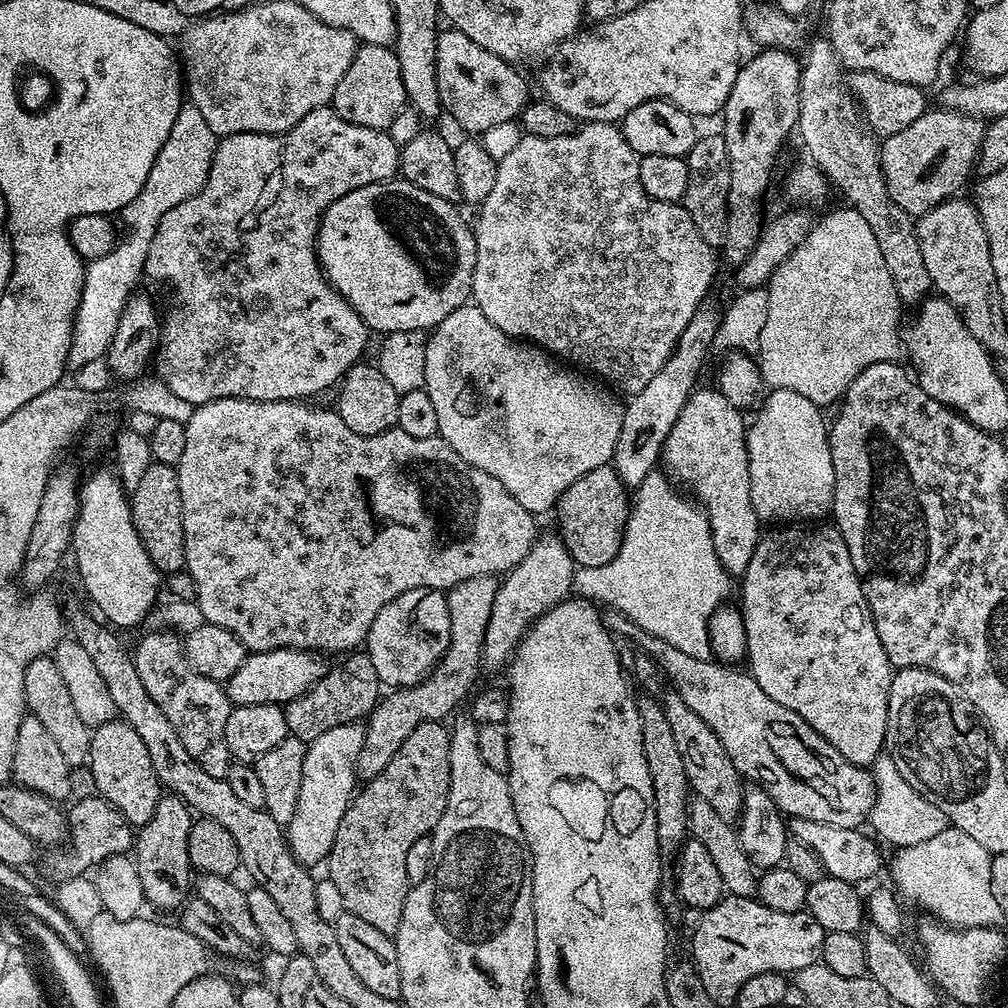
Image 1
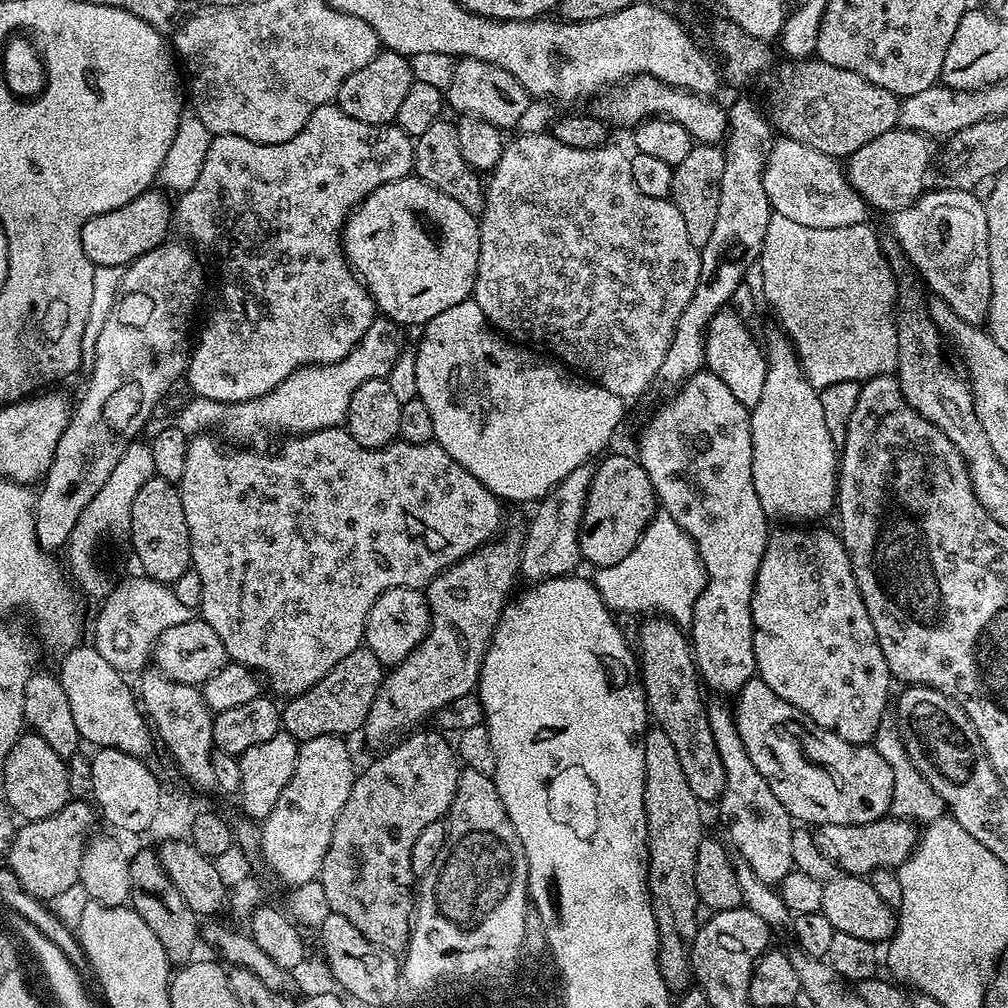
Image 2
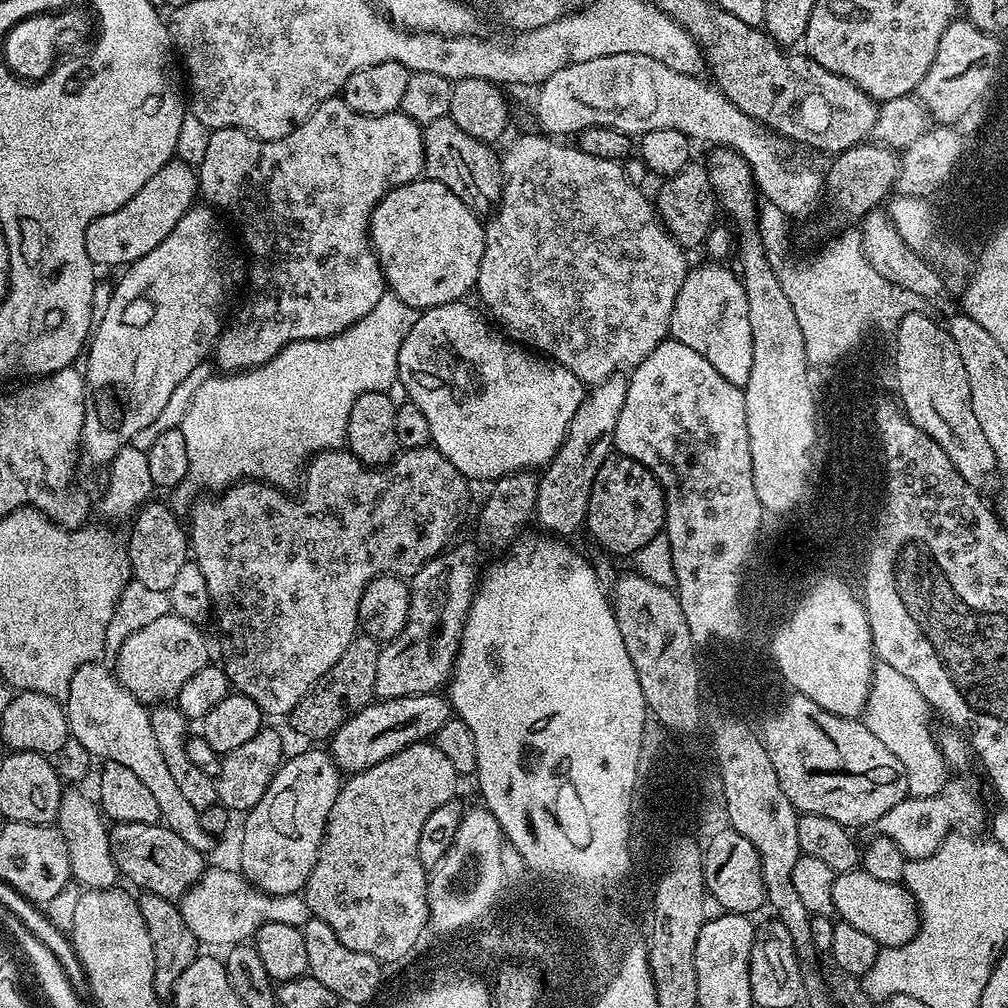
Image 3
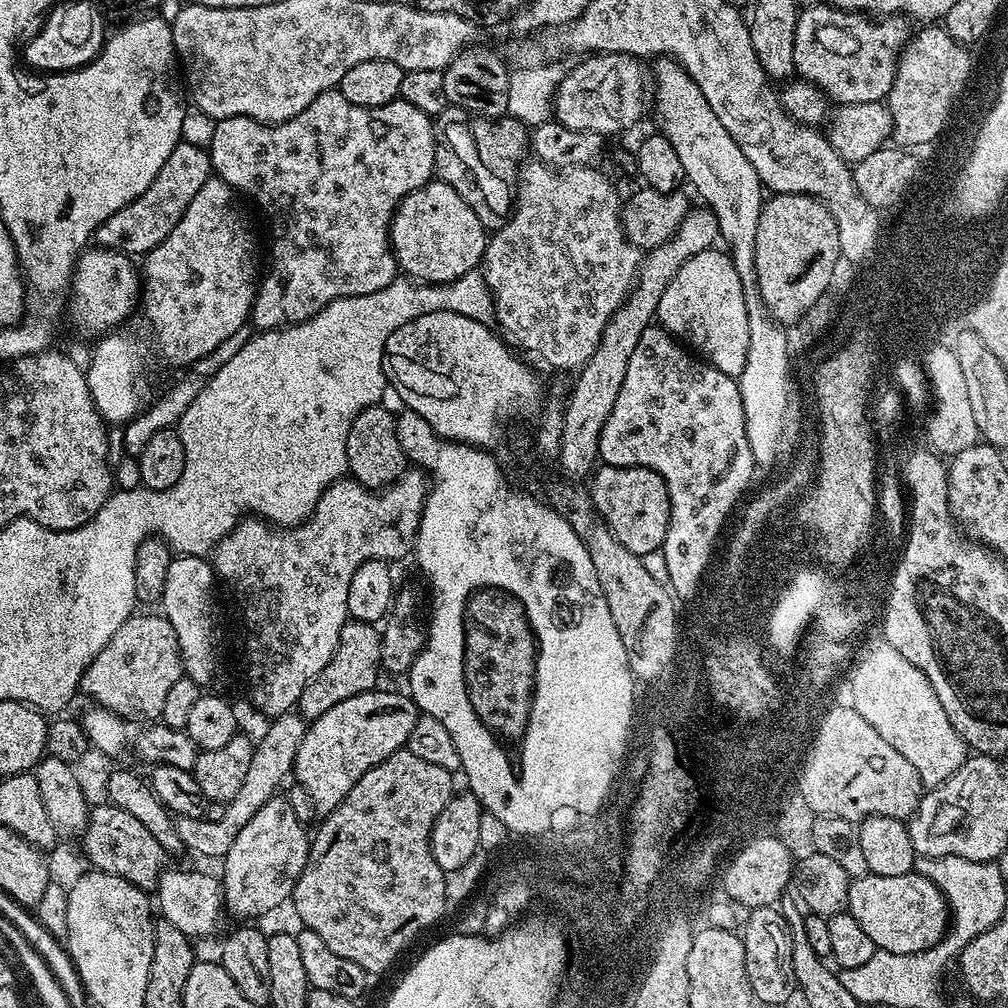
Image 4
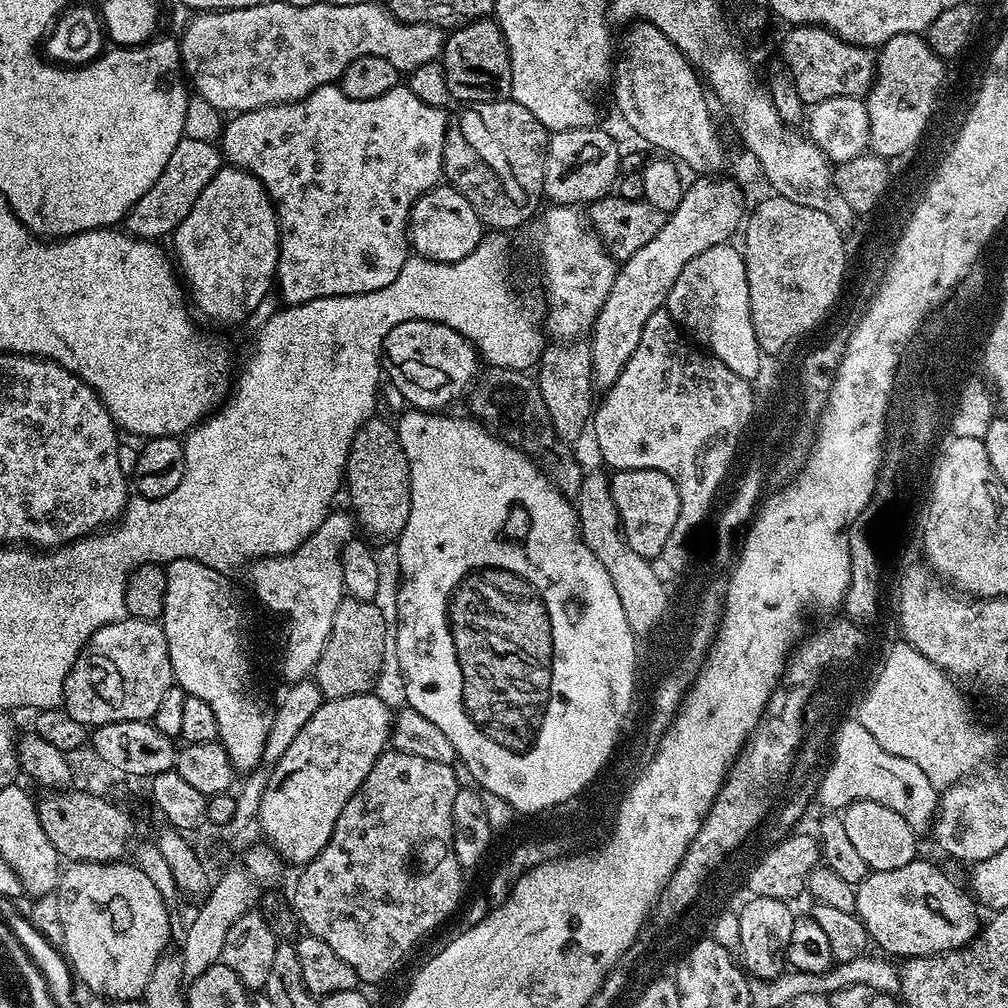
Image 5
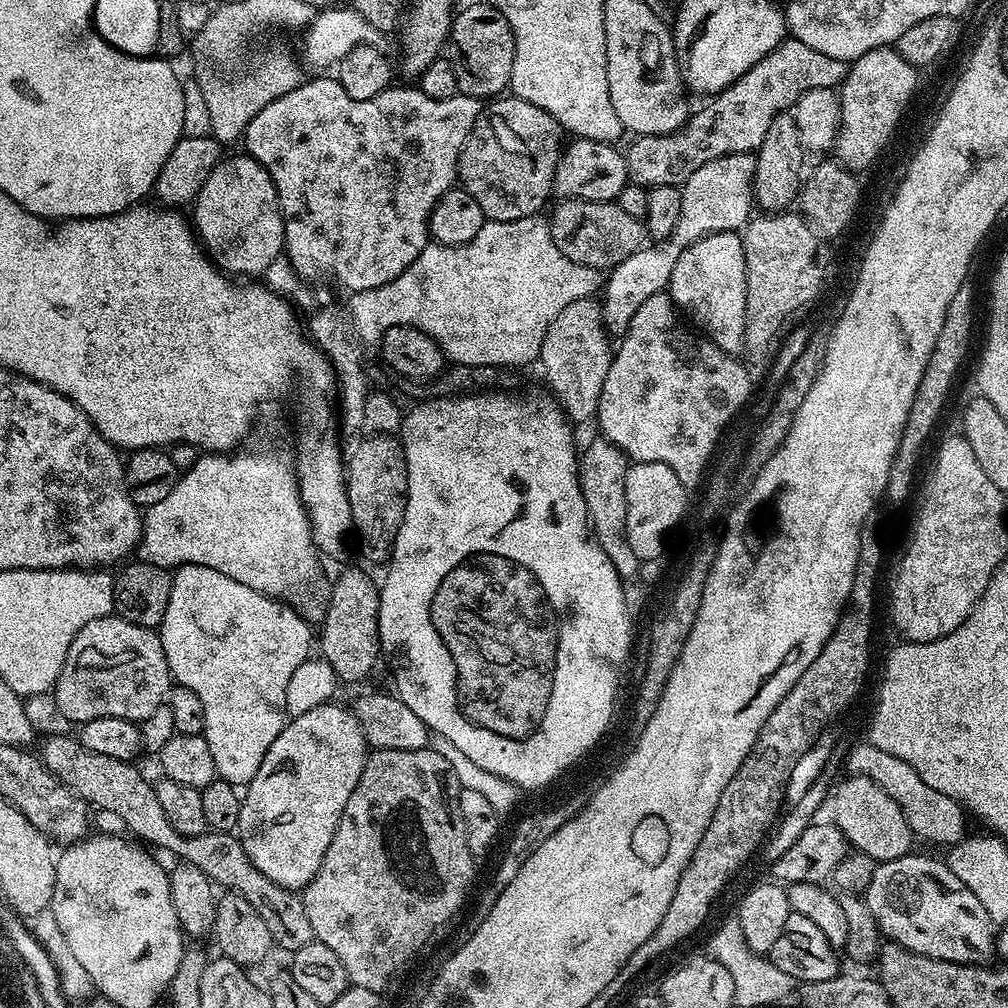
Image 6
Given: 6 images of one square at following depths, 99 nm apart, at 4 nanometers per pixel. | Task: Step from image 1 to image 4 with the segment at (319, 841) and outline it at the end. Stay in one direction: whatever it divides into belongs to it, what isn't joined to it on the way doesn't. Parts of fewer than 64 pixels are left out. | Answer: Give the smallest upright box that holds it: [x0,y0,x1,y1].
[222,798,310,916]

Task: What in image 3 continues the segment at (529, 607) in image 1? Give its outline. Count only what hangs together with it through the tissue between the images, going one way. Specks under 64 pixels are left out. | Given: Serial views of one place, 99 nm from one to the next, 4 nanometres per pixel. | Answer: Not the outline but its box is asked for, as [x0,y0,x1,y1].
[534,374,627,538]

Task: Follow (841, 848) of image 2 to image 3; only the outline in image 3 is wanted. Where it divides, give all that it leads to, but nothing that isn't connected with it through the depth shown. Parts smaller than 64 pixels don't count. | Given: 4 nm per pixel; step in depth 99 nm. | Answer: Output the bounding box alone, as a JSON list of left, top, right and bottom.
[874,779,986,861]

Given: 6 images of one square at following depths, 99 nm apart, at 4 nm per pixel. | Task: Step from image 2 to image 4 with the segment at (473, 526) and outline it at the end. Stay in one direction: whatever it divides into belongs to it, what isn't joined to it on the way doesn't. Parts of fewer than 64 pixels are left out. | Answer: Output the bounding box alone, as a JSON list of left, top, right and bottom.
[210,470,430,718]

